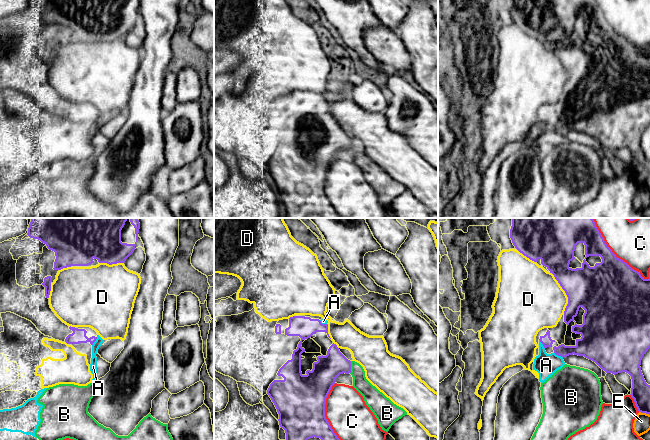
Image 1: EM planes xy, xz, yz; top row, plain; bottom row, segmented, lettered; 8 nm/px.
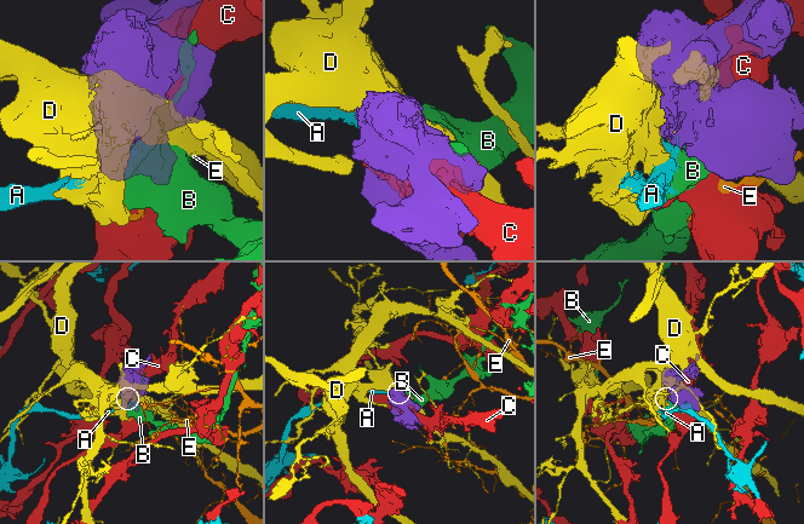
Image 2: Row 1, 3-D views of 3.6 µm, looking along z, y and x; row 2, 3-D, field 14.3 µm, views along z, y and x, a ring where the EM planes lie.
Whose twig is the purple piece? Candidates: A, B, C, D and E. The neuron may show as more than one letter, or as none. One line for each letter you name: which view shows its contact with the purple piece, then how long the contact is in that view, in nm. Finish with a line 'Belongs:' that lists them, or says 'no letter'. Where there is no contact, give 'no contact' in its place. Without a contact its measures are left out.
Belongs: no letter

